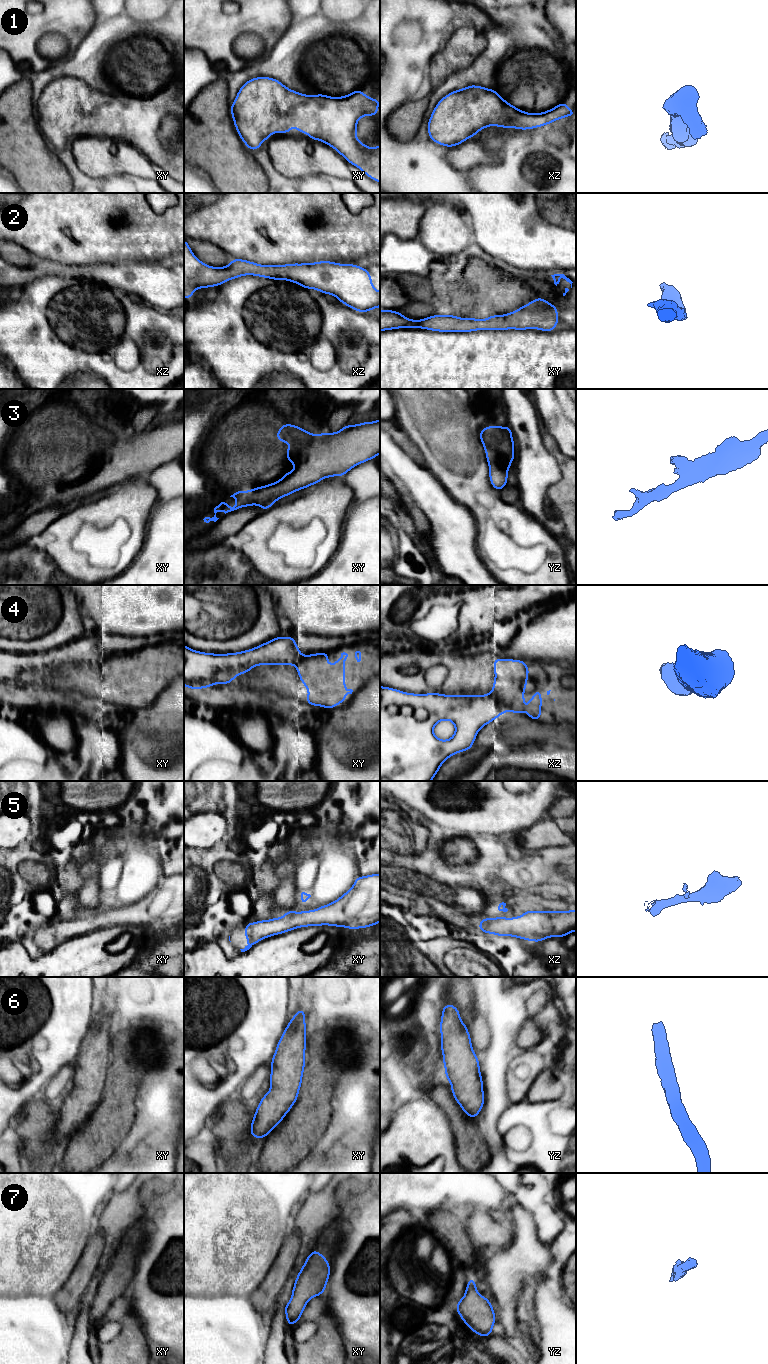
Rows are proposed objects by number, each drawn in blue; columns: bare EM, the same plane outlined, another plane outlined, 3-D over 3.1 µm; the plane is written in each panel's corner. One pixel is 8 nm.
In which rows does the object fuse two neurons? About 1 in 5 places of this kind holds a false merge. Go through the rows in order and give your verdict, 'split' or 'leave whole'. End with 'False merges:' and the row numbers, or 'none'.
1: leave whole
2: leave whole
3: leave whole
4: split
5: leave whole
6: leave whole
7: leave whole
False merges: 4

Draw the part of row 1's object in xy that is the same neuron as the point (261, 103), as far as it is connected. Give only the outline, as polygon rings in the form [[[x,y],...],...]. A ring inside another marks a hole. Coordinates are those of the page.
[[[257,76],[241,86],[230,110],[237,133],[250,151],[259,149],[271,134],[290,133],[296,127],[299,133],[307,133],[309,139],[329,145],[348,163],[380,183],[380,144],[372,148],[357,139],[357,121],[368,115],[375,117],[379,102],[380,99],[370,98],[361,89],[342,97],[310,96],[291,90],[274,78]]]

